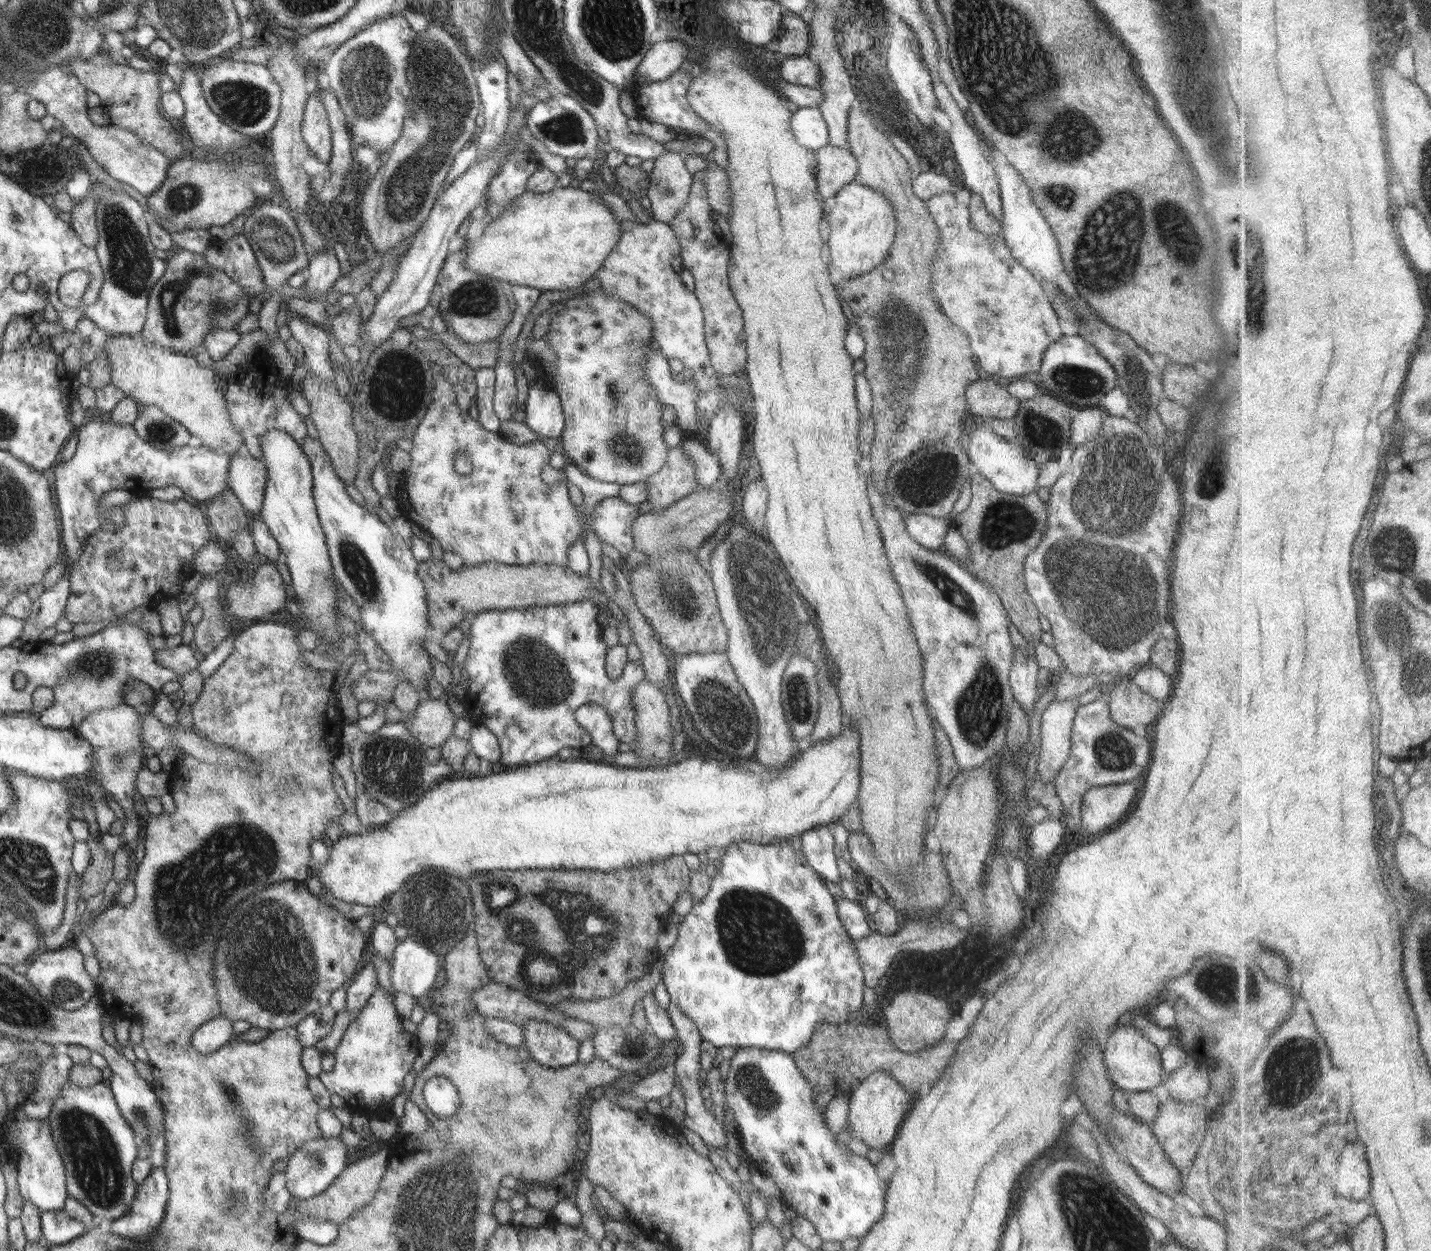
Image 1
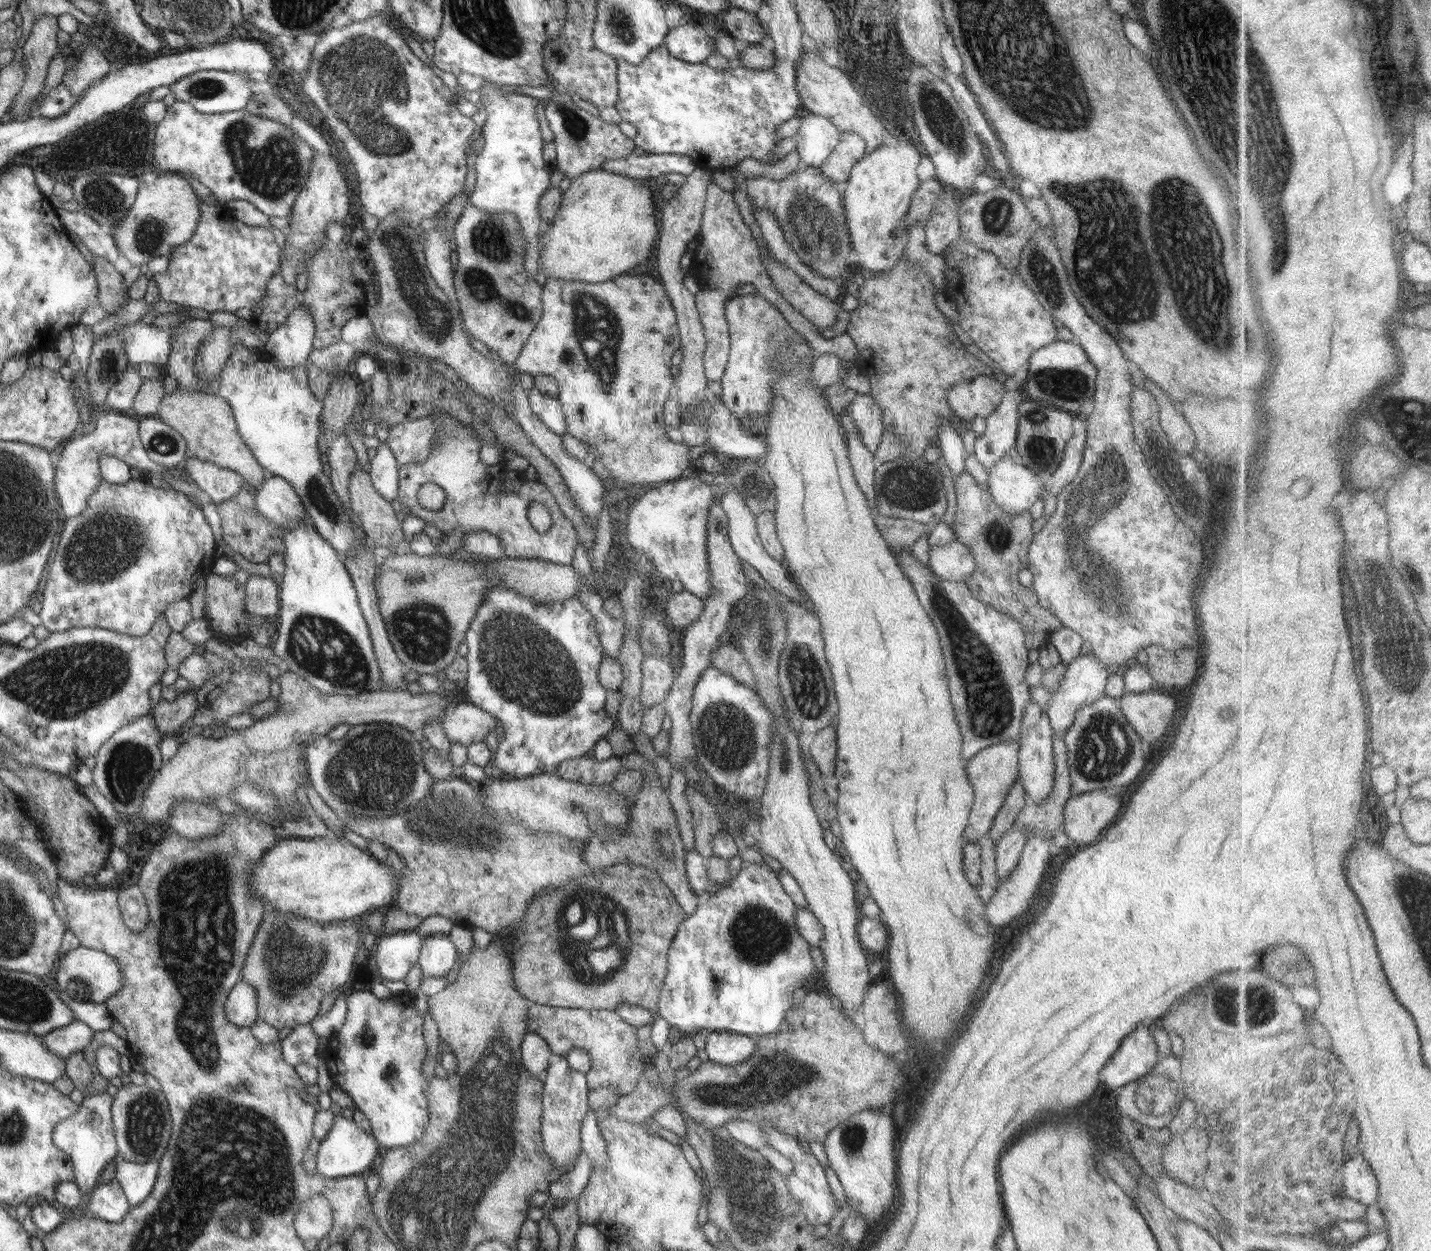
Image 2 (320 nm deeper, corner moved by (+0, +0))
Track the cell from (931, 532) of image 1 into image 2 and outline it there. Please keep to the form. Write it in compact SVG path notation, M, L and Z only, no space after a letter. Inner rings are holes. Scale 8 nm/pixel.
M958 540L944 546L930 547L928 566L940 580L966 580L976 571L976 560L970 547Z

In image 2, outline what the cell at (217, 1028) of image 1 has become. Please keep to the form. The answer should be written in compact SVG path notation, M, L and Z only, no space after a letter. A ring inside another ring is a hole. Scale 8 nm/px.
M242 980L234 986L225 1006L226 1018L240 1027L252 1027L258 1021L256 990Z

